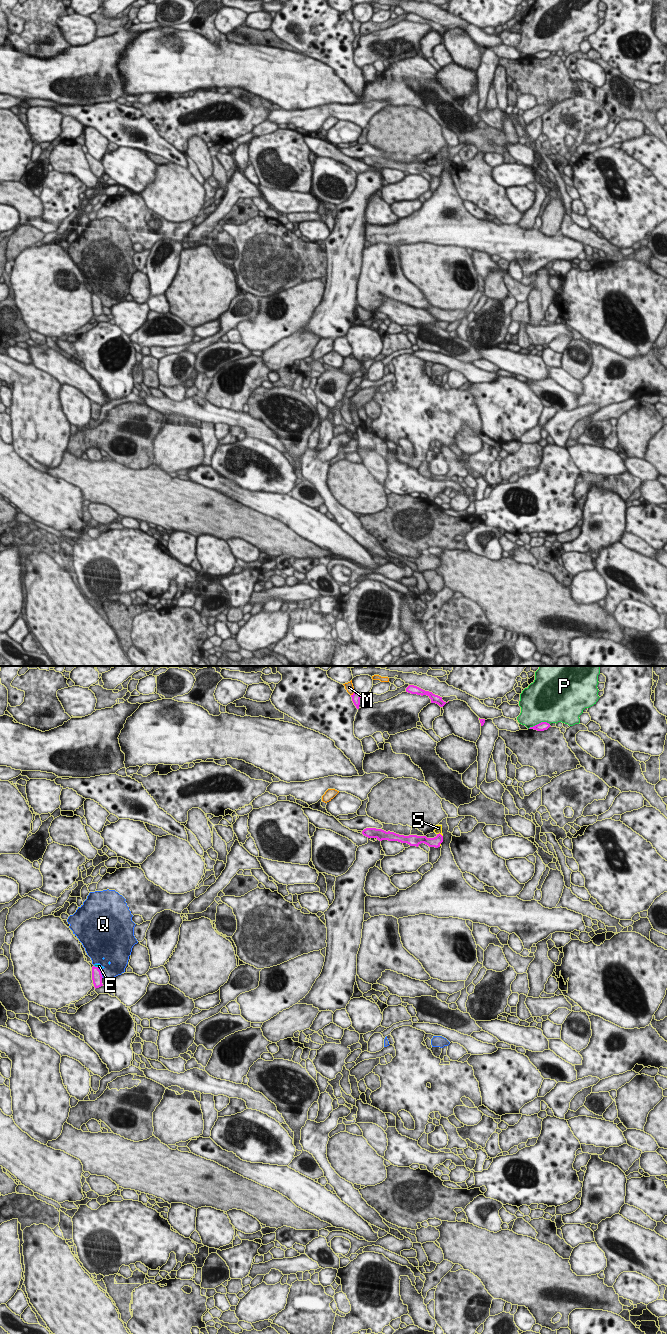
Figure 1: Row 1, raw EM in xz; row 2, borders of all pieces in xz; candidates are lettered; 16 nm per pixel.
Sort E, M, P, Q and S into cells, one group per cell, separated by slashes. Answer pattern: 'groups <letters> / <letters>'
groups E Q / M / P / S

